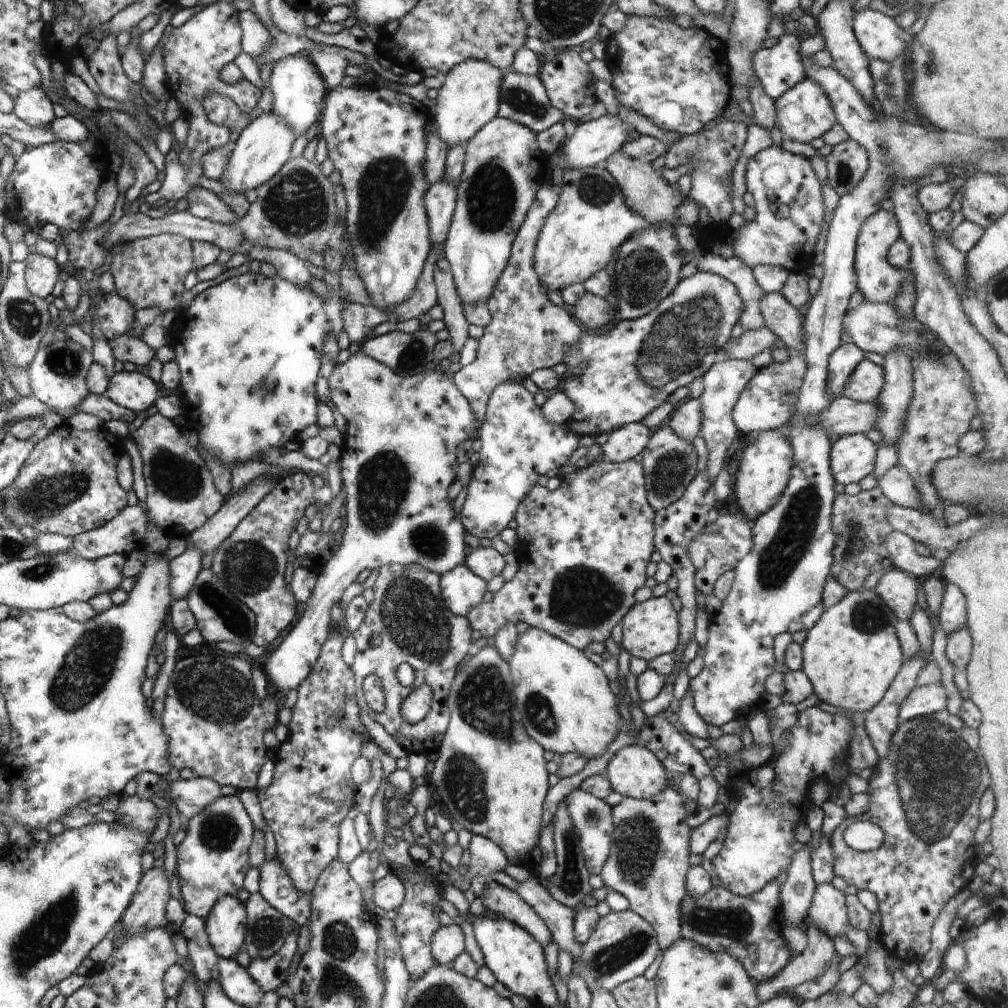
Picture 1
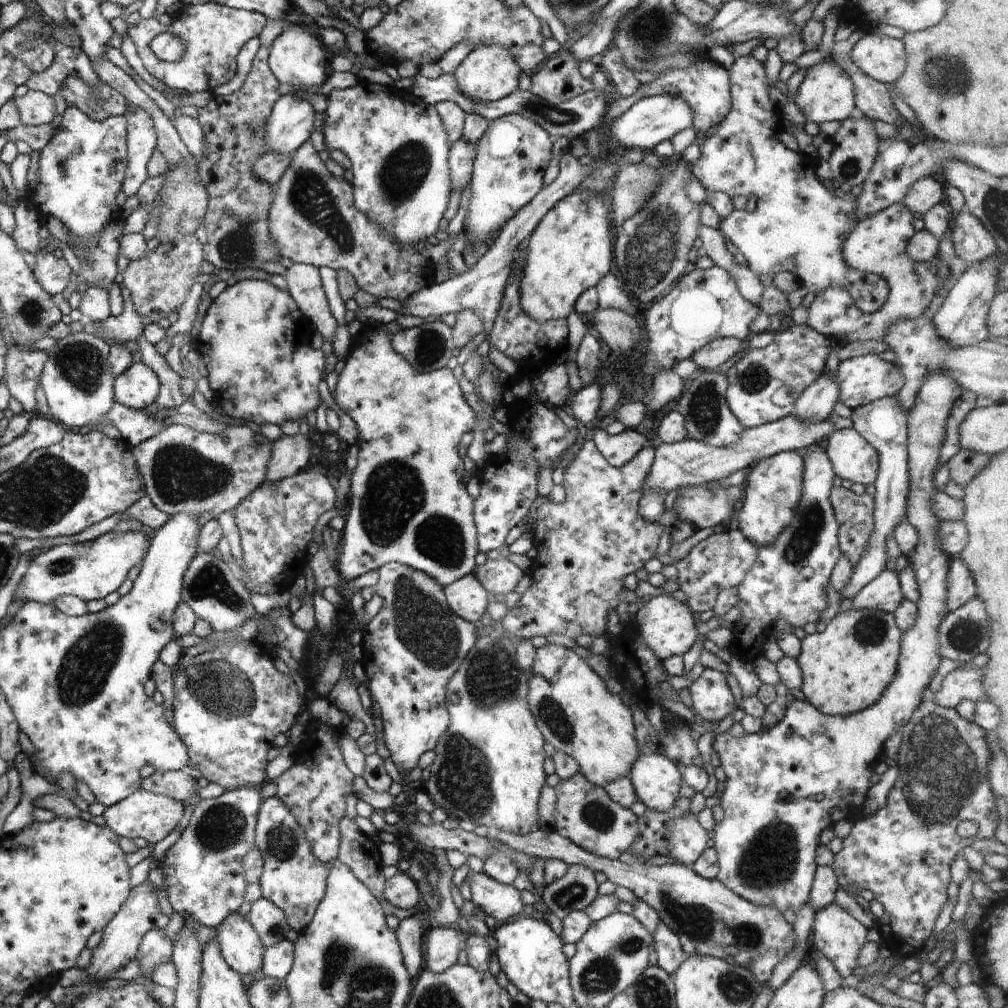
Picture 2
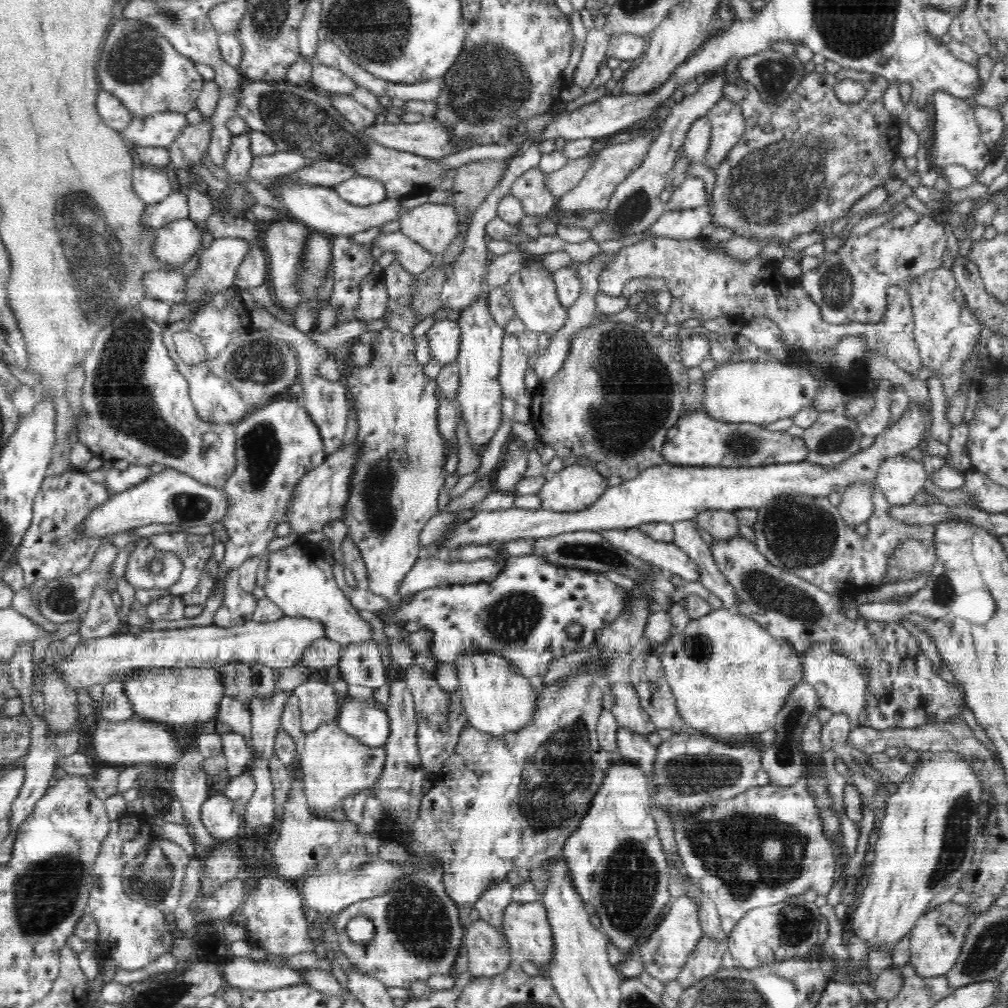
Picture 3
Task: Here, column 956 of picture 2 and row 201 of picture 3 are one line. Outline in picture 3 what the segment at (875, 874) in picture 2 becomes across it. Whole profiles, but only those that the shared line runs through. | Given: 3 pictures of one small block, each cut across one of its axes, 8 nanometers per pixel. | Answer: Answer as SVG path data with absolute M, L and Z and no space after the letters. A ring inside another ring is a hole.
M816 72L808 74L805 78L794 88L792 95L784 100L784 103L779 105L769 105L762 99L759 92L755 87L747 81L739 80L735 84L726 84L724 86L723 98L726 100L732 100L736 105L741 107L745 127L744 135L741 137L741 142L738 142L731 151L729 158L722 162L718 168L716 168L716 182L714 190L712 190L711 212L713 215L713 225L719 228L729 228L735 232L736 235L743 237L749 237L754 240L785 240L791 241L795 236L804 234L804 232L813 232L818 230L825 224L832 224L844 217L852 206L860 200L863 196L866 196L869 192L872 192L874 188L878 186L884 186L886 182L896 179L892 172L892 163L895 158L899 157L898 148L900 145L900 123L897 116L894 116L888 112L884 107L884 94L888 89L889 83L886 78L877 76L873 73L862 72L859 75L853 74L860 79L864 89L866 89L866 96L862 98L860 102L854 102L854 104L845 104L837 98L835 94L836 86L842 81L842 78L838 78L837 74L825 73L819 75Z

